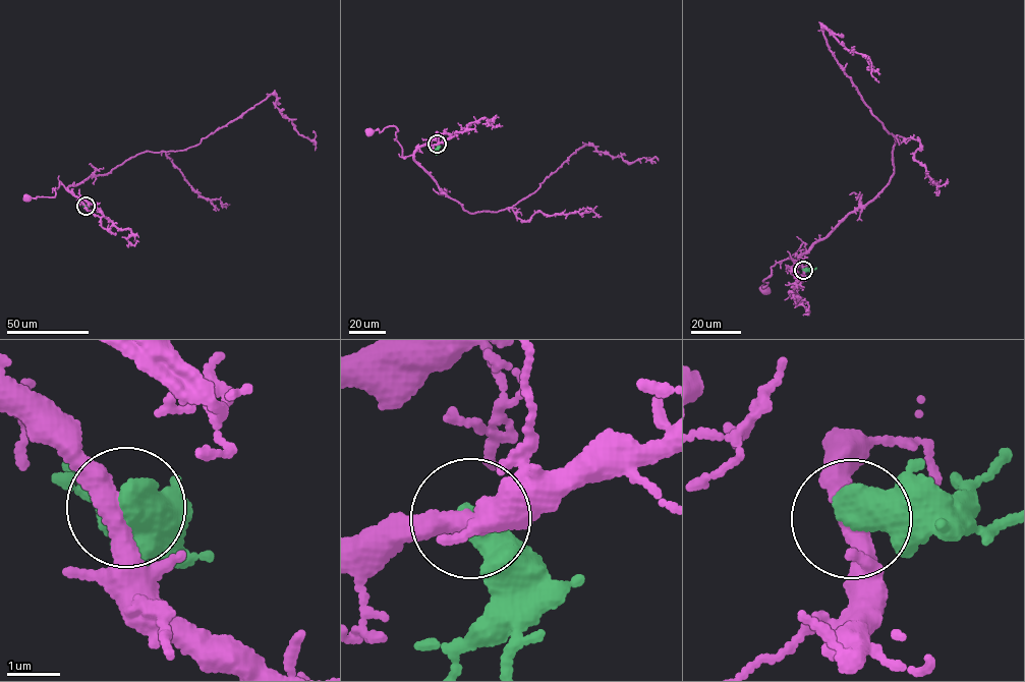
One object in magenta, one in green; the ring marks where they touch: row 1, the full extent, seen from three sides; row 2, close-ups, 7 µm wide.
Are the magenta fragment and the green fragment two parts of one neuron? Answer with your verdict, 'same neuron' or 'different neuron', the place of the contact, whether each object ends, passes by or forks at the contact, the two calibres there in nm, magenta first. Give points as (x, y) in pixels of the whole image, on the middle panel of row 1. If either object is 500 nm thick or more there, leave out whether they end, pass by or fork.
different neuron; at (437, 144); 400 nm thick on the magenta side, 600 nm on the other

